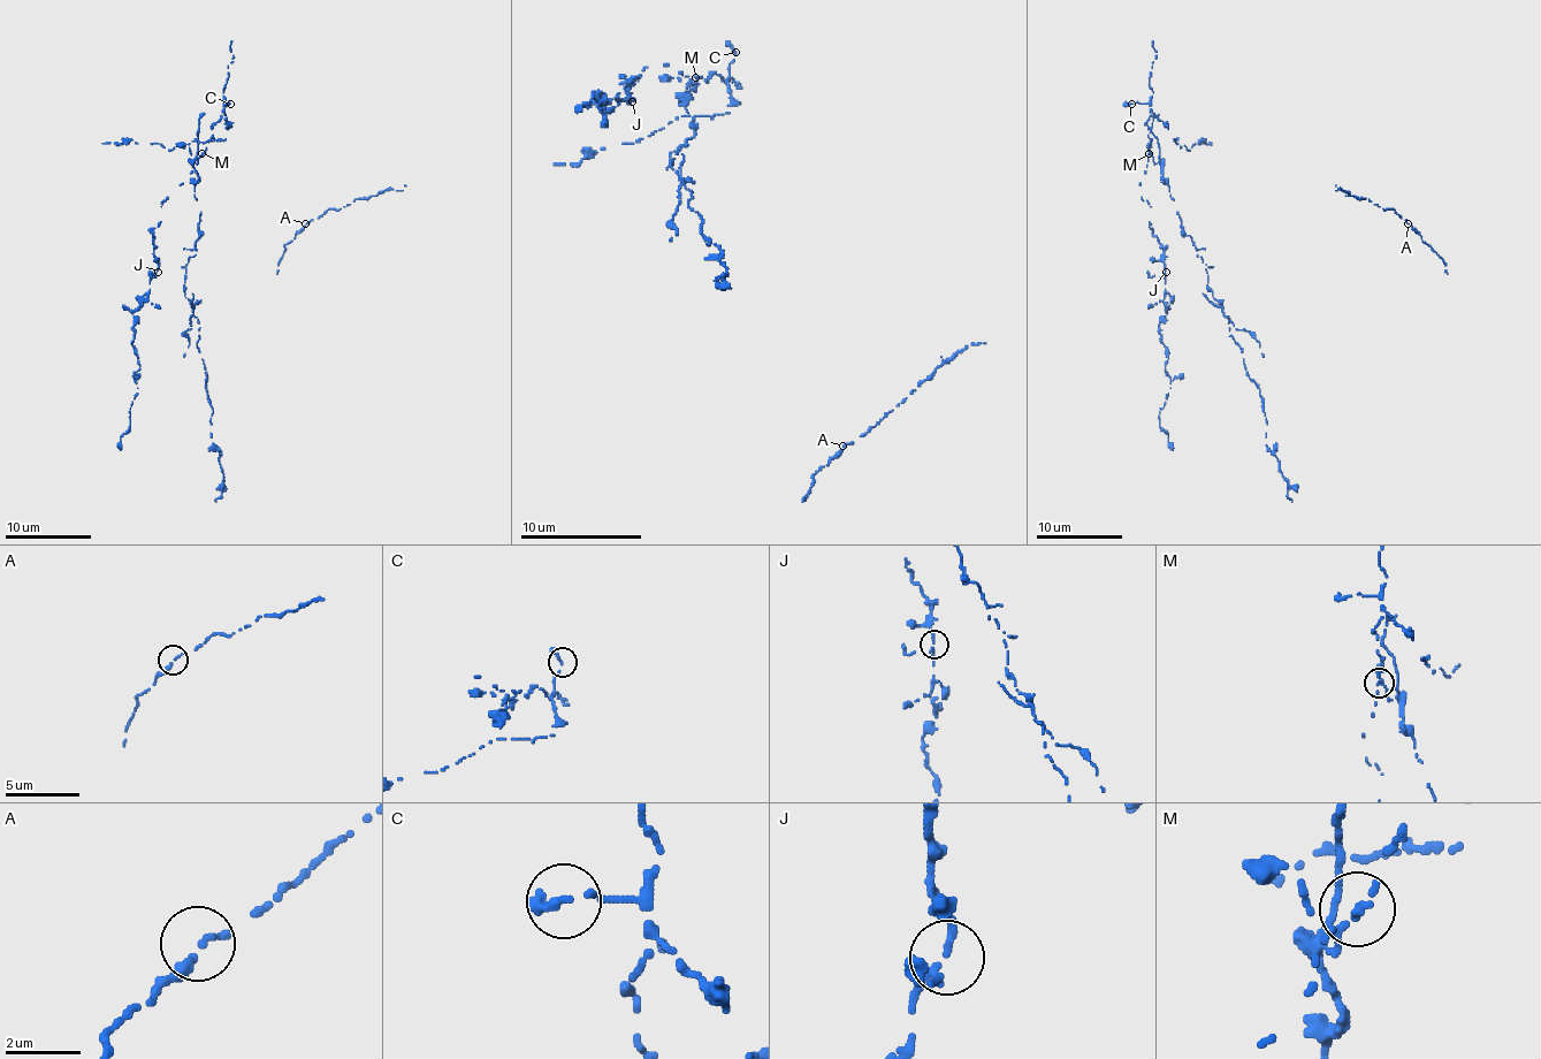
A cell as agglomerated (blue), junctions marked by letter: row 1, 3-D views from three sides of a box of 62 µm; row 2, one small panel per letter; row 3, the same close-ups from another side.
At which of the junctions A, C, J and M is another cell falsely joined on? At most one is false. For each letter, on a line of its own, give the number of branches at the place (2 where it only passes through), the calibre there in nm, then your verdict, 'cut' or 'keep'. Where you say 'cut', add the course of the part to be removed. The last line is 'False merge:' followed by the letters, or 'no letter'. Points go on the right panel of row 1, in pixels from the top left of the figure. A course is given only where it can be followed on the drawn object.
A: branches 1; calibre 260 nm; keep
C: branches 1; calibre 280 nm; keep
J: branches 2; calibre 190 nm; keep
M: branches 1; calibre 200 nm; cut; course (1149, 153), (1161, 166), (1181, 228), (1208, 267), (1206, 287), (1260, 389), (1266, 447), (1278, 458), (1292, 501)
False merge: M

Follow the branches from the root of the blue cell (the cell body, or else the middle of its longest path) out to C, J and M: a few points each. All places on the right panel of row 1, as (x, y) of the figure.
C: (1202, 260), (1181, 223), (1164, 170), (1149, 151), (1150, 141), (1146, 121), (1150, 108), (1137, 101), (1131, 104)
J: (1202, 260), (1181, 223), (1161, 166), (1149, 158), (1139, 185), (1166, 272)
M: (1202, 260), (1181, 223), (1164, 170), (1149, 153)

